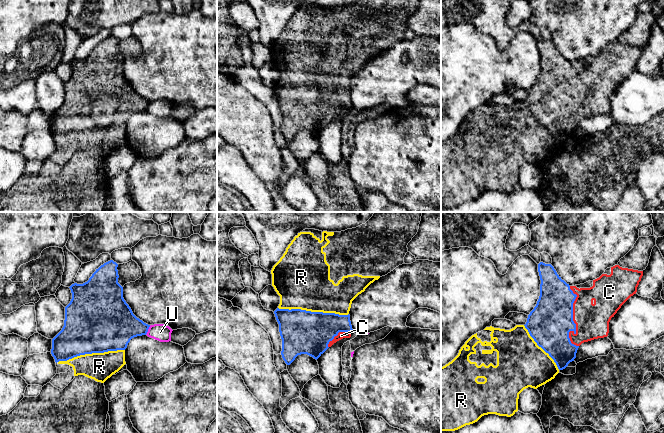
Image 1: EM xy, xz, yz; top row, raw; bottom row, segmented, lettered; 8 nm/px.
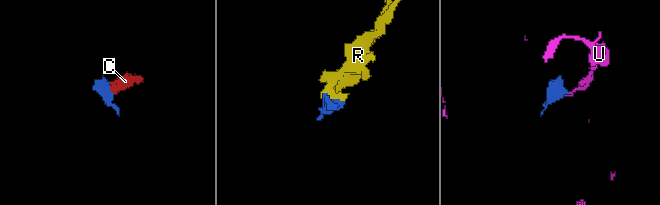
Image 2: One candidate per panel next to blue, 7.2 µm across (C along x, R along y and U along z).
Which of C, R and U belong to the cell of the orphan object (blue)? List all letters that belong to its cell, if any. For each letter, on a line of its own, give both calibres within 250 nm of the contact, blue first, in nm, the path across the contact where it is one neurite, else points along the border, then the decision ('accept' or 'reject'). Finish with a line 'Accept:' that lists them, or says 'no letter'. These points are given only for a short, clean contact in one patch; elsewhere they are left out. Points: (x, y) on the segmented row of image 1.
C: 360/280 nm | accept
R: 360/420 nm | accept
U: 320/140 nm | along xy (150, 325), (145, 334) | reject
Accept: C, R

